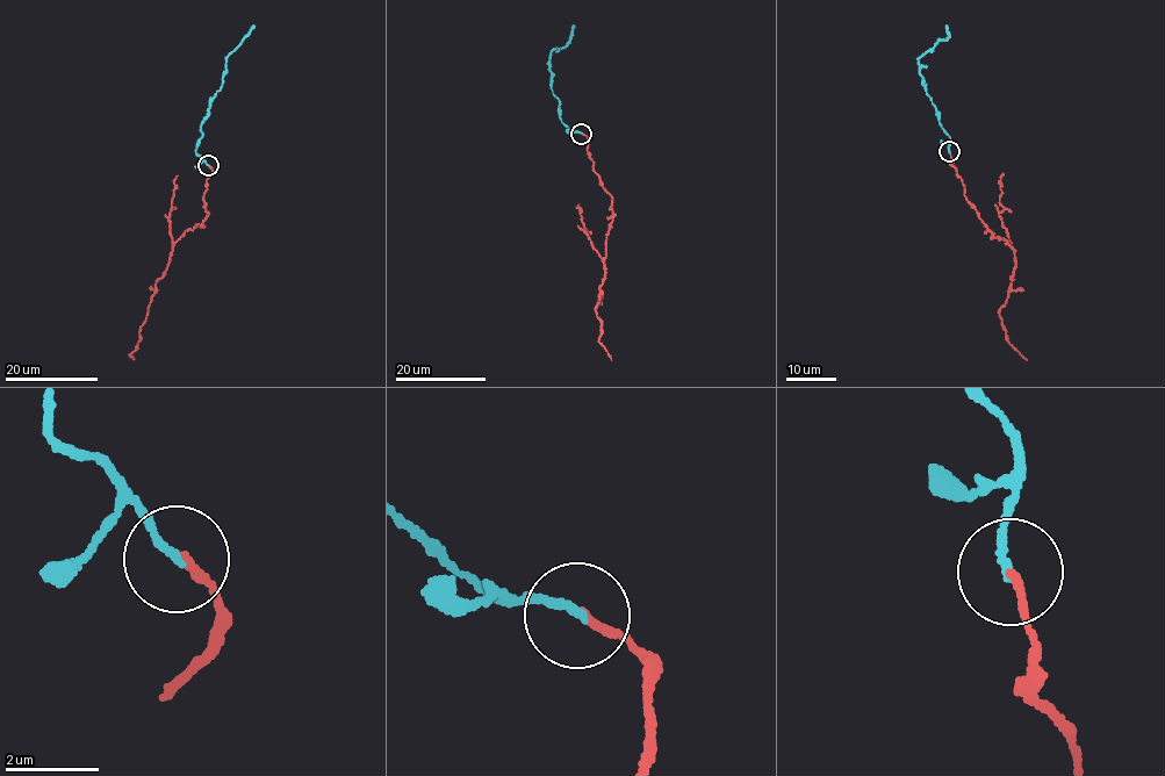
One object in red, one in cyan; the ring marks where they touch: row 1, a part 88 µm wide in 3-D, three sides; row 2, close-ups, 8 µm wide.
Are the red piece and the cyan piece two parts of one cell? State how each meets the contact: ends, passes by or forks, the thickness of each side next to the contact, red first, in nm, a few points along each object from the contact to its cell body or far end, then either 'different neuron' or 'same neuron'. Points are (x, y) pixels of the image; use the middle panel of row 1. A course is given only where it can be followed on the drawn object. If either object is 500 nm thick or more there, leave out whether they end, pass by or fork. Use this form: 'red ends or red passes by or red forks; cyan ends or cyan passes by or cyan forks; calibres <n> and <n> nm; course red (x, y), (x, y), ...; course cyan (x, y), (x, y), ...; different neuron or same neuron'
red ends; cyan ends; calibres 180 and 170 nm; course red (581, 133), (588, 141), (594, 171), (612, 201), (605, 278), (595, 309), (602, 332), (599, 342), (611, 360); course cyan (581, 134), (562, 121), (547, 63), (552, 49), (569, 42), (573, 24); same neuron

